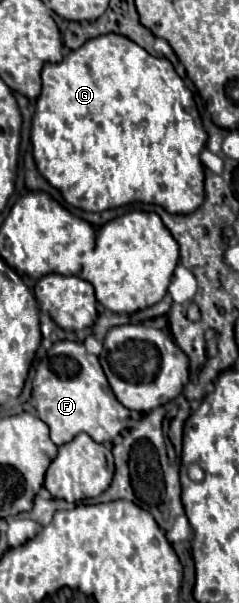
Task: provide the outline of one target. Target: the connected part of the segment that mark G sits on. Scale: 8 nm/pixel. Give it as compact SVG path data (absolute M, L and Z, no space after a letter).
M104 34L104 36L92 38L78 50L70 52L68 58L64 58L62 62L46 64L42 68L42 94L38 96L38 102L36 102L30 138L32 138L32 148L34 148L34 160L36 160L40 174L74 208L88 210L88 212L104 212L104 210L120 208L124 204L144 202L144 204L158 204L170 214L190 214L204 202L204 166L200 162L200 154L206 148L208 136L202 128L202 120L196 110L194 96L166 58L156 58L148 54L136 42L130 42L130 38L126 36Z

